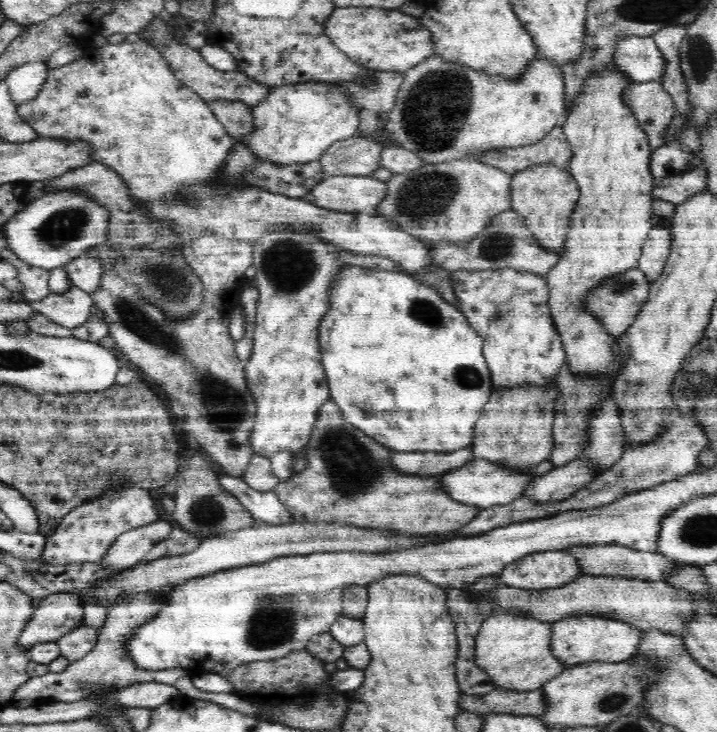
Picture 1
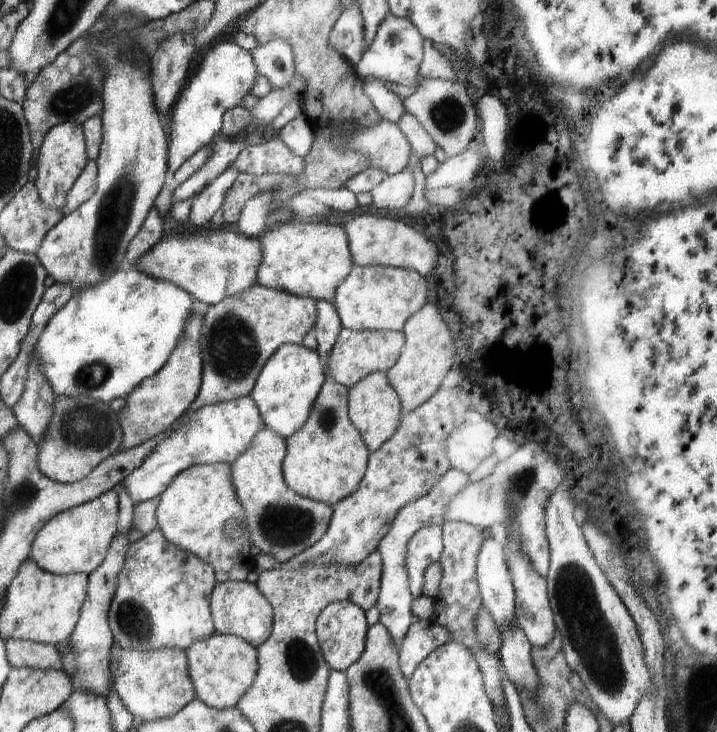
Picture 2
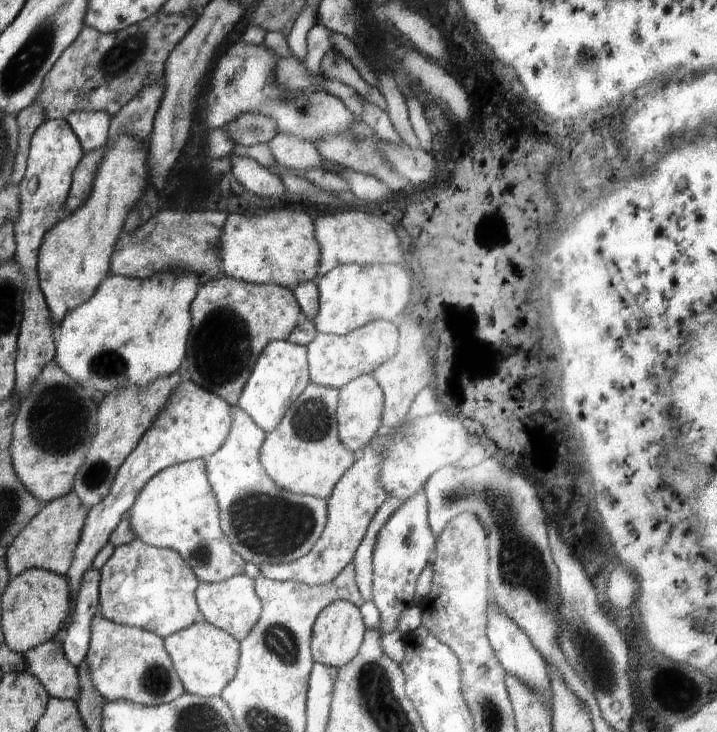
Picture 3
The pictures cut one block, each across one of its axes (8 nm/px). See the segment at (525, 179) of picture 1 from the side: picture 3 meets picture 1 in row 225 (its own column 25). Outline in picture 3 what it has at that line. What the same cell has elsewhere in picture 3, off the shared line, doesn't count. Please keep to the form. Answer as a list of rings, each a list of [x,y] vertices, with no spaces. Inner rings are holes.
[[[74,491],[45,504],[38,516],[31,520],[31,524],[23,529],[7,550],[7,566],[11,577],[34,568],[46,569],[64,576],[74,562],[74,551],[80,542],[90,510],[92,506],[84,504]]]

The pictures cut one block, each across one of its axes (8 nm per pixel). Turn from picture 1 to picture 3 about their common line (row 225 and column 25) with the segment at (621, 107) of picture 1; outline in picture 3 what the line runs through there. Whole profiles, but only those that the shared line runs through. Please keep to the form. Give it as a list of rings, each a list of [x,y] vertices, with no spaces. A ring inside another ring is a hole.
[[[34,568],[11,577],[10,586],[2,598],[2,627],[7,646],[23,654],[47,640],[54,639],[70,616],[72,601],[70,584],[66,575]]]

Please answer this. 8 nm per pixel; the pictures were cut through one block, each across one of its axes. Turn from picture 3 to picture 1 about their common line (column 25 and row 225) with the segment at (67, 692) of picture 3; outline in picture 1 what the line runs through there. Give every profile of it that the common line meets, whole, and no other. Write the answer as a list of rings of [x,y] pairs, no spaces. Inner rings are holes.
[[[653,215],[652,223],[653,228],[649,232],[649,239],[644,243],[637,266],[650,284],[656,283],[660,278],[671,248],[671,231],[660,226],[659,217],[656,215]]]

